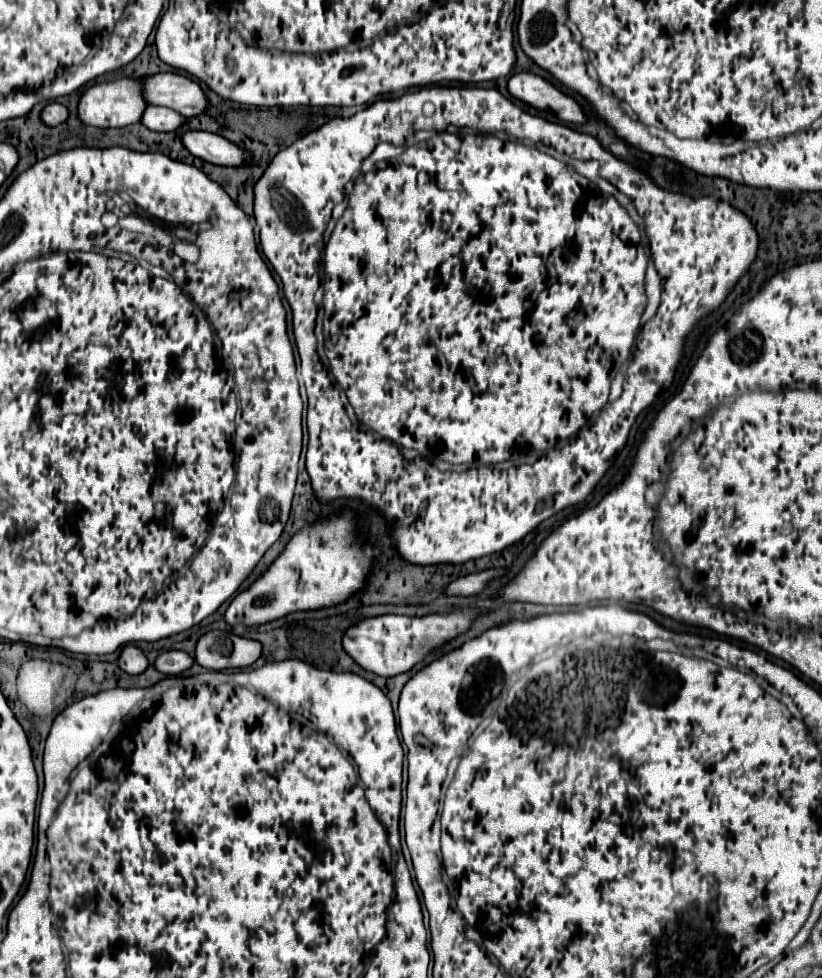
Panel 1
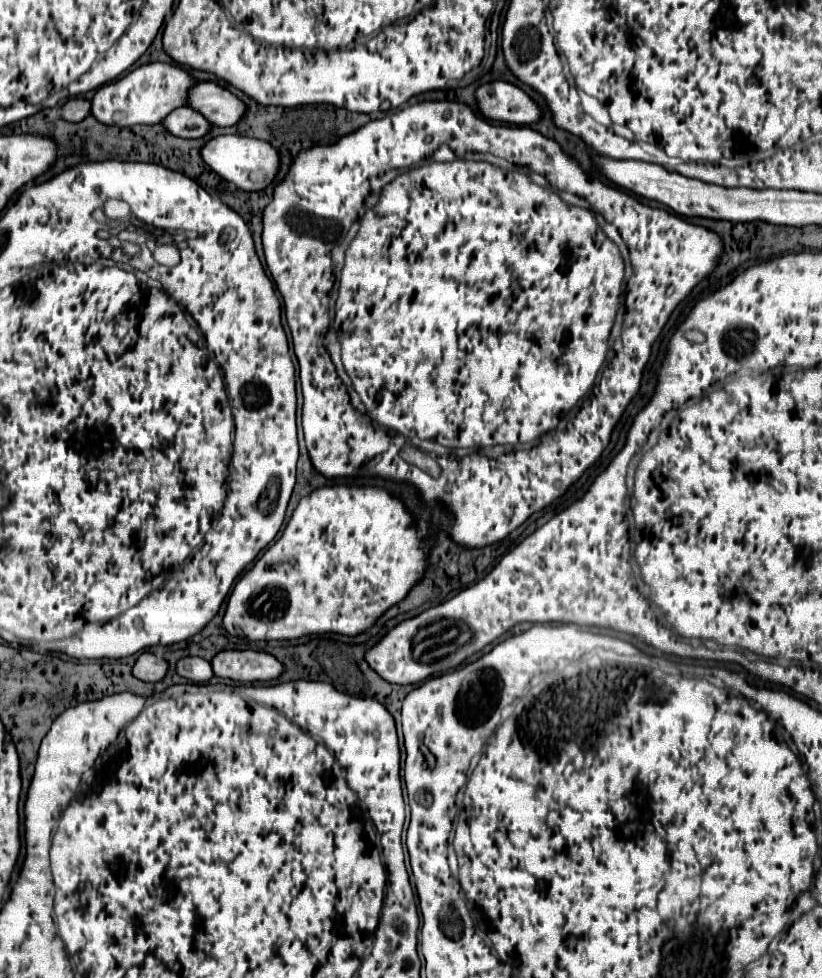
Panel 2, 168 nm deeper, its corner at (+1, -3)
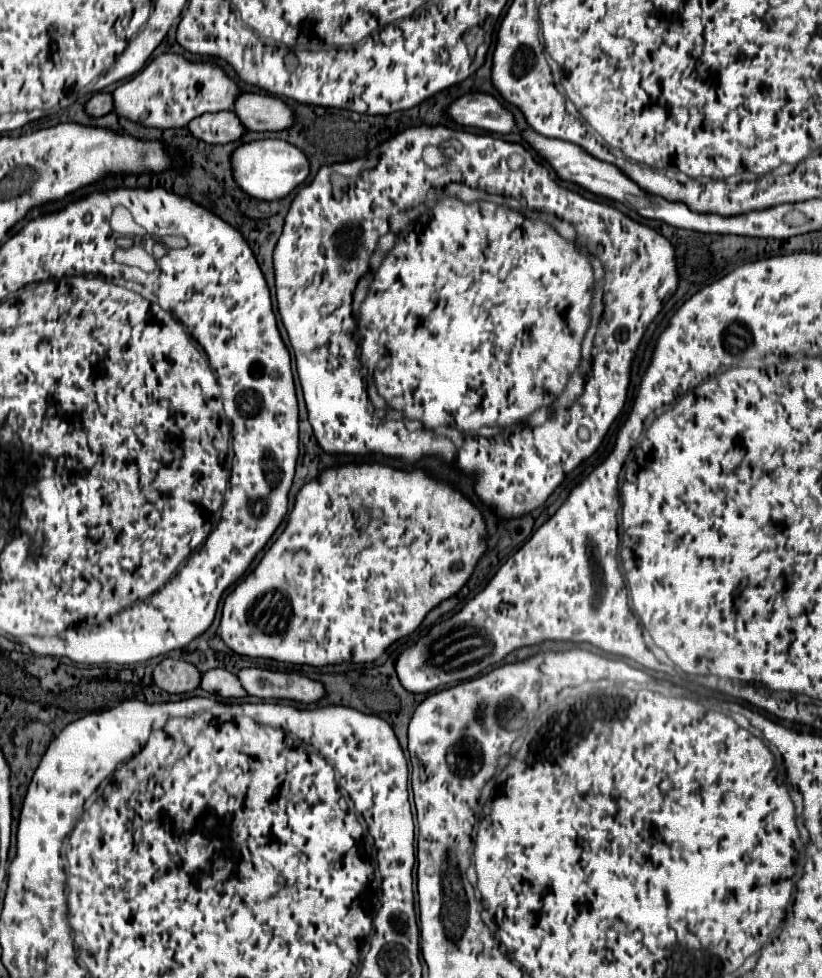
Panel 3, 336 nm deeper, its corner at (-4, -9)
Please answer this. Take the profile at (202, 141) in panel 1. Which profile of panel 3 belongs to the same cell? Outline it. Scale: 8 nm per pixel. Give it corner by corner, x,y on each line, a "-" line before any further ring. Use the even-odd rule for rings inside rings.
255,140
241,144
231,152
231,174
237,186
259,200
279,200
295,190
309,176
305,154
285,140

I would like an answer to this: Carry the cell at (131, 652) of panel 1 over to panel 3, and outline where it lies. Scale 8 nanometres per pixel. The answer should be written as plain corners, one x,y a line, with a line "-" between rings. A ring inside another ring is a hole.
165,658
161,660
155,670
153,670
153,682
161,690
169,694
181,694
181,692
191,692
193,688
199,686
201,672
183,660
173,660

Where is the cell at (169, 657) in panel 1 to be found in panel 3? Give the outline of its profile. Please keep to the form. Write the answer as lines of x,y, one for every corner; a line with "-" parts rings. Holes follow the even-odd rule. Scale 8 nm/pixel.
221,668
203,672
199,686
205,692
211,692
211,694
221,696
221,698
243,698
243,696
247,696
247,692
241,688
237,676
227,672
227,670
221,670

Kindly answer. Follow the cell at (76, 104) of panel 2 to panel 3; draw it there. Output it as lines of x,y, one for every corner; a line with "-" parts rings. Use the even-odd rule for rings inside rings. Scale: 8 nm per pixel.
95,94
91,100
85,102
85,114
91,118
99,118
105,116
113,110
113,98
111,94

